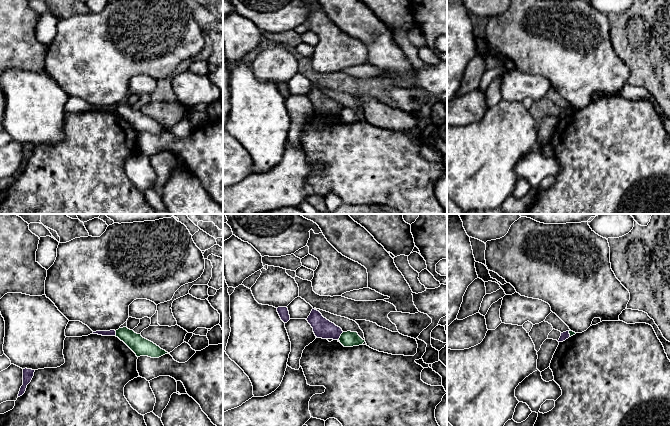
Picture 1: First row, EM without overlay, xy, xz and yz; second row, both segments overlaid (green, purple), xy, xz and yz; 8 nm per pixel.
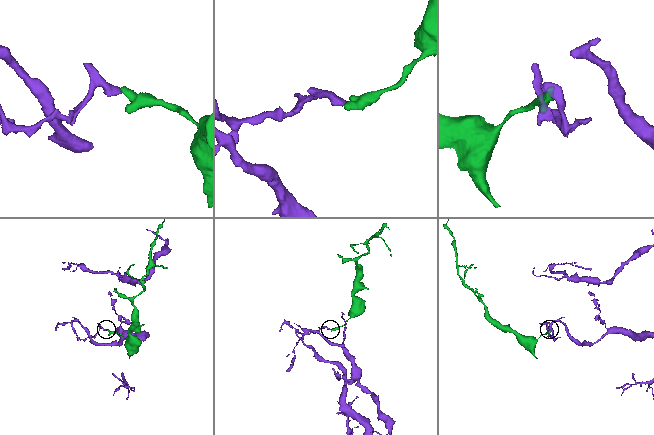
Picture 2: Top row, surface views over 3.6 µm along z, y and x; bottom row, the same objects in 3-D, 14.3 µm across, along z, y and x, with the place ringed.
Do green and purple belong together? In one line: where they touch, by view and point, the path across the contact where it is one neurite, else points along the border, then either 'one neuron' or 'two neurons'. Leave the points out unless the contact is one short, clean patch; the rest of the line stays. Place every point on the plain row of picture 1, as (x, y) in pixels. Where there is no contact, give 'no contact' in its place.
xz (340, 112) | along xz (343, 108), (338, 115) | two neurons

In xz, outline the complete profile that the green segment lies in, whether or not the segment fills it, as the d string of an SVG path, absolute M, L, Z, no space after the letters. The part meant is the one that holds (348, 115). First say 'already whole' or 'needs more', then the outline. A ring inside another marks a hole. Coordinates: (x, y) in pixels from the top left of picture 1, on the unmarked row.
already whole; M343 108L339 114L340 119L344 123L353 123L353 122L359 122L363 121L365 116L363 116L357 108Z

